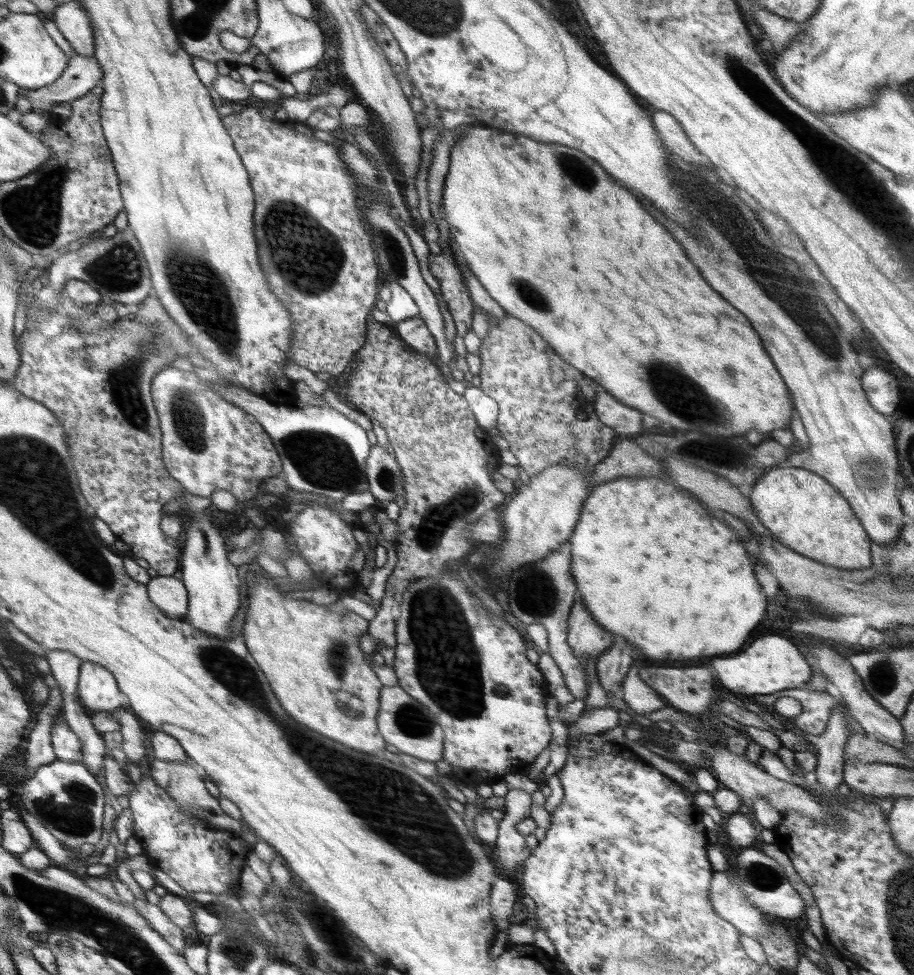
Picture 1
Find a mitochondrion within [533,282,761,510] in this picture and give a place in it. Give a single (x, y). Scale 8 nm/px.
(670, 385)

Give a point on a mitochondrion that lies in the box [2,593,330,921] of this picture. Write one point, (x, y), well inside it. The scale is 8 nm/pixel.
(72, 807)

